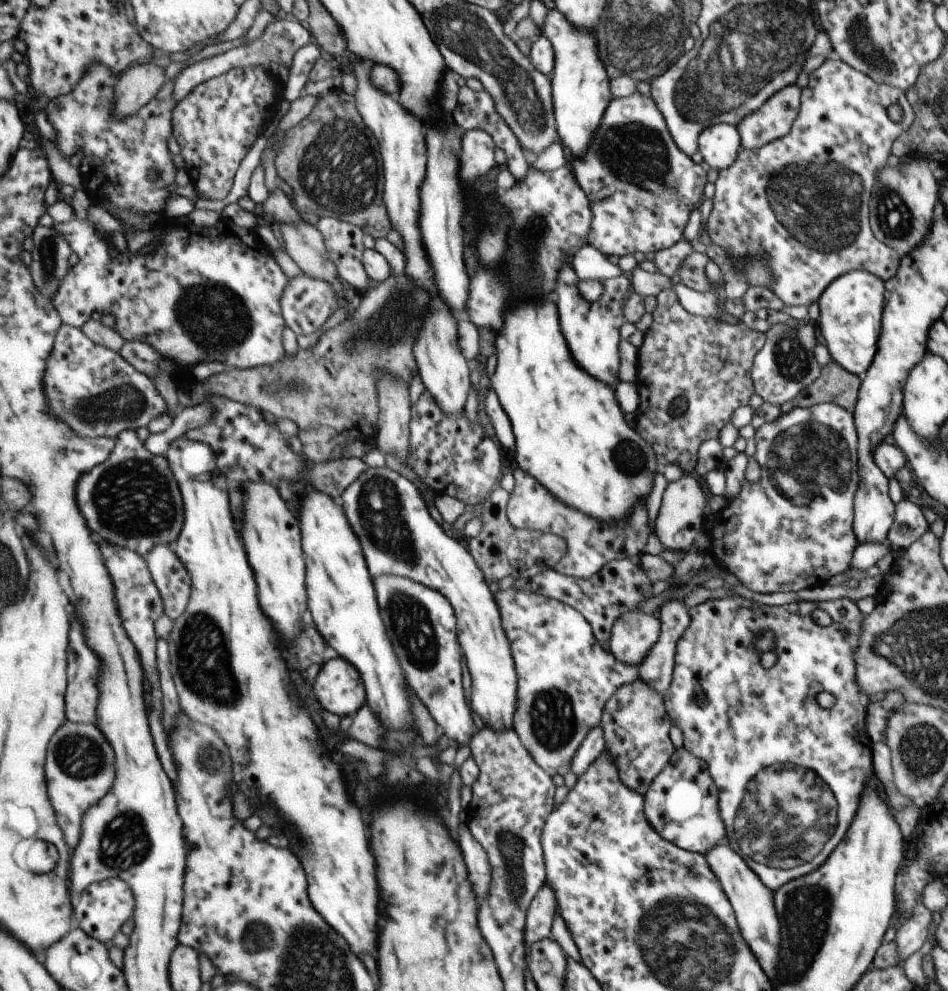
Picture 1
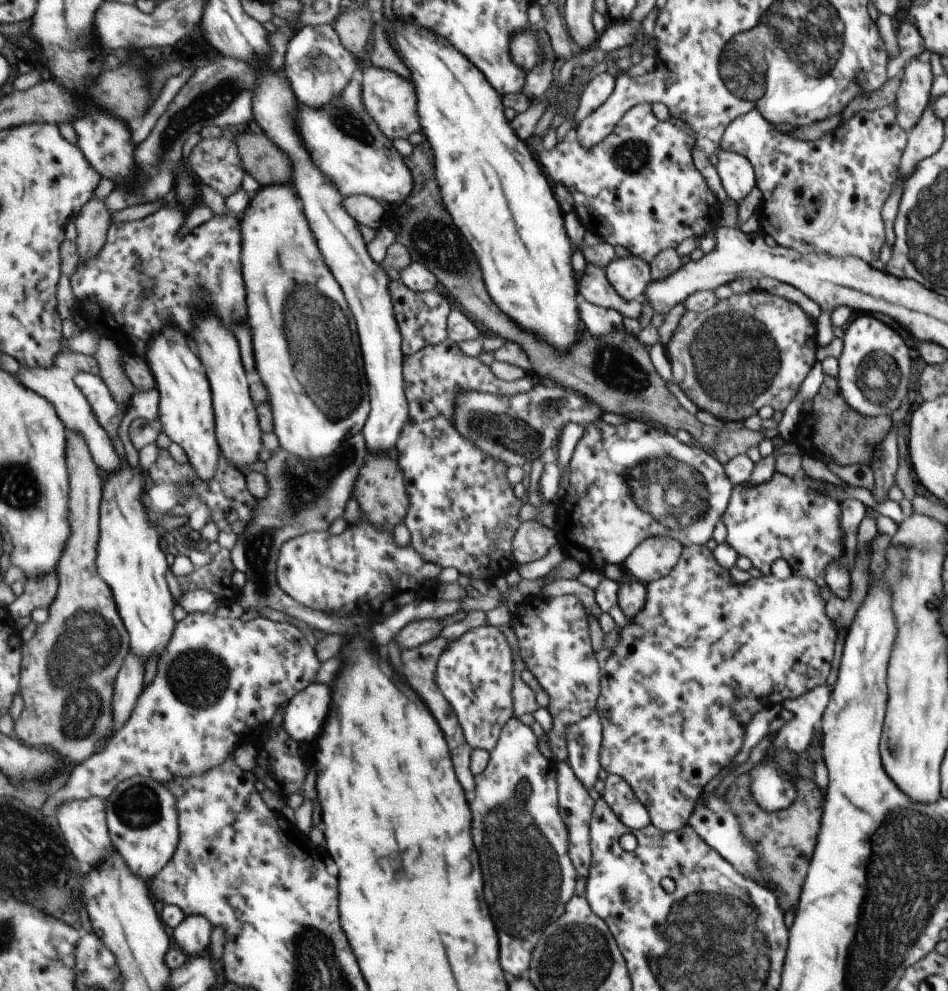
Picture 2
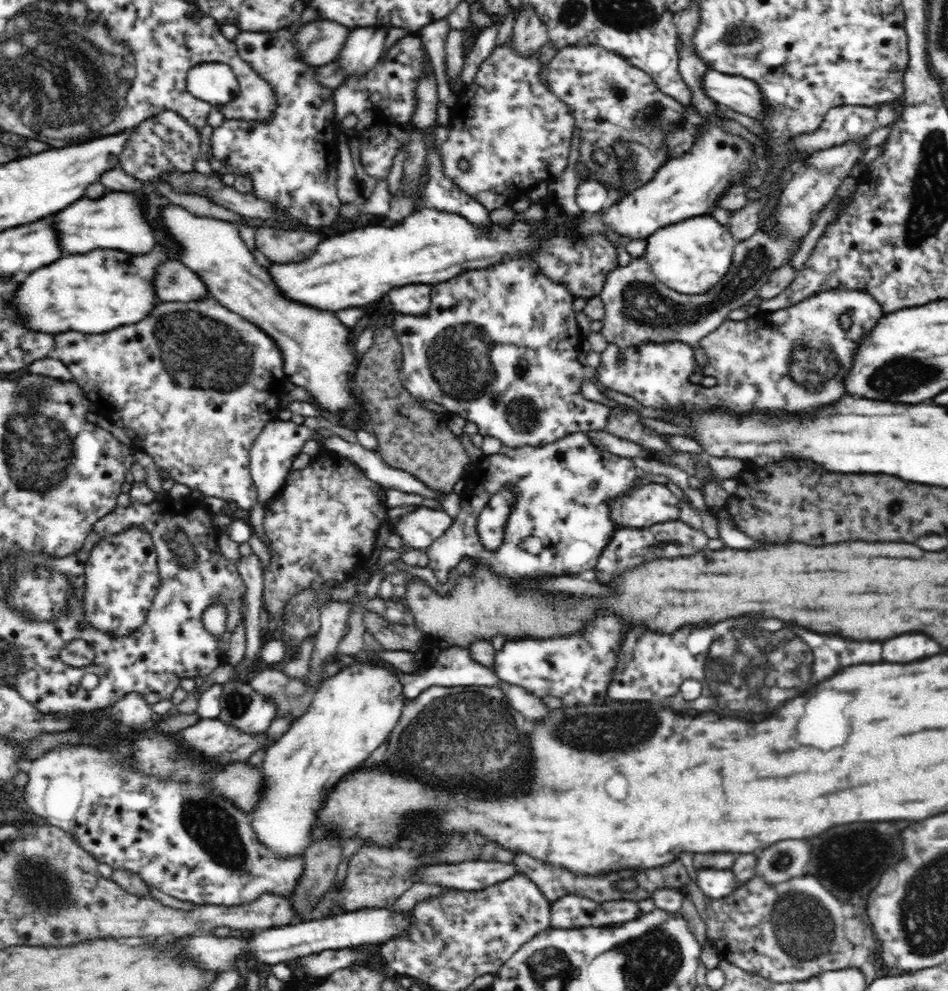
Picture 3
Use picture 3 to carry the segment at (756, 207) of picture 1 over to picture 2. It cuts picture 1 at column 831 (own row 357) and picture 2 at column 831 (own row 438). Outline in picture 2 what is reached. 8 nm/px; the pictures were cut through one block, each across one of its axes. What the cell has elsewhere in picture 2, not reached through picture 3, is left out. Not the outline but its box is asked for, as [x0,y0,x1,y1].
[719,104,907,262]

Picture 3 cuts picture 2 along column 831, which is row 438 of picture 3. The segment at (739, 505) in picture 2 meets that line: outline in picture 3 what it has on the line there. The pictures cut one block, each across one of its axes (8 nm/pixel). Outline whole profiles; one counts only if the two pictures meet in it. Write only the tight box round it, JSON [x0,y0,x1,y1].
[392,256,612,448]

